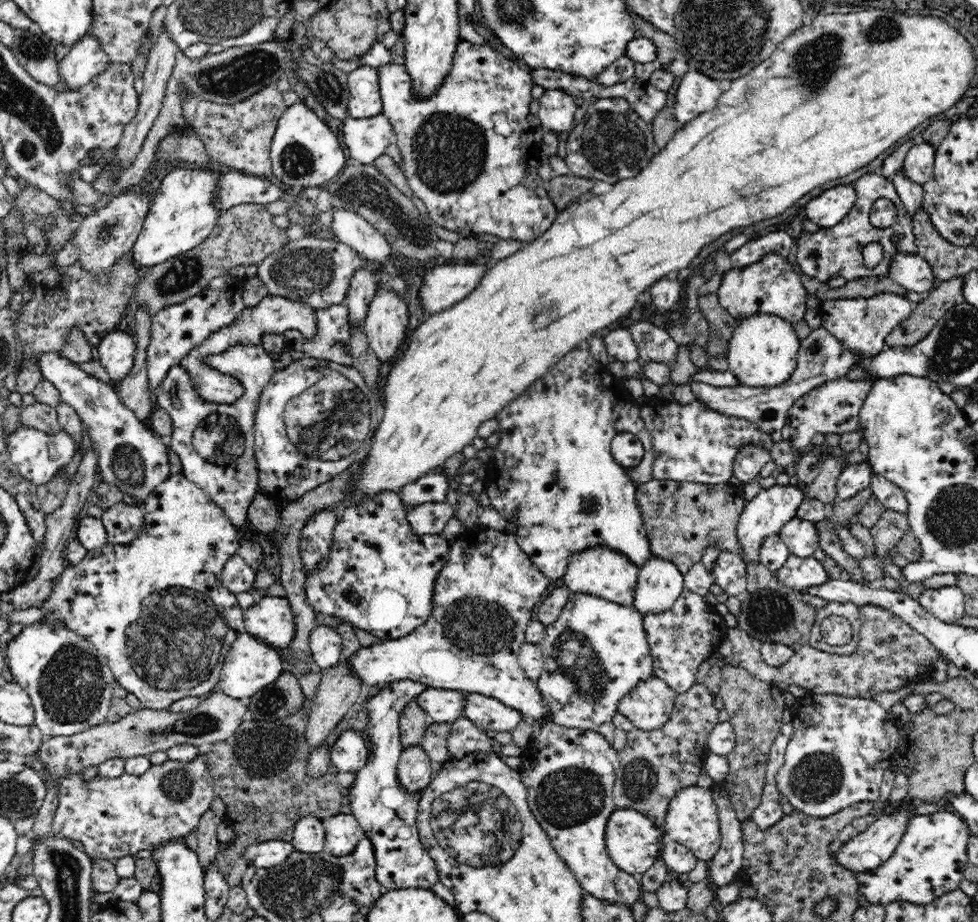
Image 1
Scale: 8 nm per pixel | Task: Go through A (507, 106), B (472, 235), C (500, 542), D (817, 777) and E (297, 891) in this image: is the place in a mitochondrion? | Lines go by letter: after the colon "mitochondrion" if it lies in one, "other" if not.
A: other
B: other
C: other
D: mitochondrion
E: mitochondrion

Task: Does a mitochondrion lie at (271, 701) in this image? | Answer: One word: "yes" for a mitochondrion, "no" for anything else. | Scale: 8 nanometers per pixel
yes

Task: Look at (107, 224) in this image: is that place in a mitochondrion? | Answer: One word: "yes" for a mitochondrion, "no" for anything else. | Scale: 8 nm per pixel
yes

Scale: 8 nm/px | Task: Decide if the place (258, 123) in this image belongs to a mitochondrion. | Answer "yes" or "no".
yes

